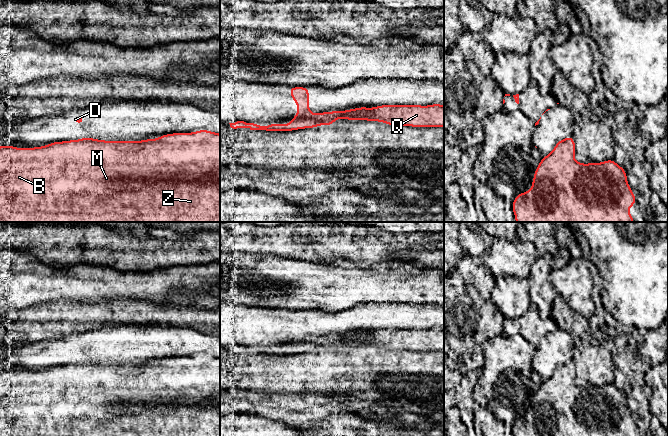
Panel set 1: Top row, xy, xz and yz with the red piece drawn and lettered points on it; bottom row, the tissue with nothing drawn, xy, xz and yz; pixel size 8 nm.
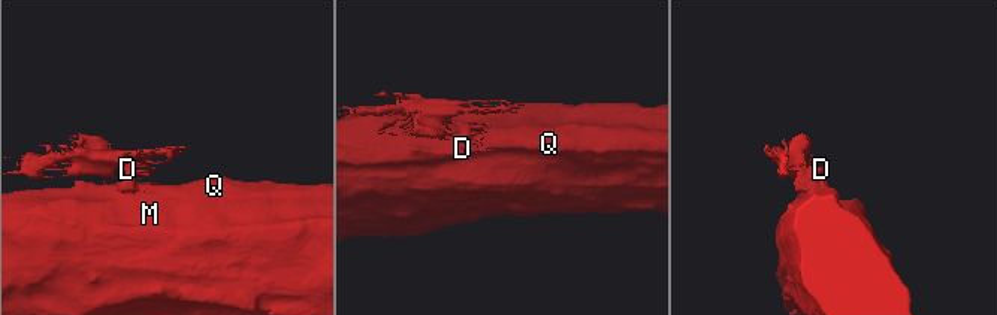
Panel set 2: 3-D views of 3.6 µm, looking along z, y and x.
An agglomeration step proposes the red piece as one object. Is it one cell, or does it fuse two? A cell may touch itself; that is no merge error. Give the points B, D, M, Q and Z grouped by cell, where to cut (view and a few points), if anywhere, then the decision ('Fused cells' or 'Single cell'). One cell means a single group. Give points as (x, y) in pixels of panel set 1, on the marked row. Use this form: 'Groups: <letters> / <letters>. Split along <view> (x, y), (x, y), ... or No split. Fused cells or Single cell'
Groups: B M Q Z / D. Split along xz (290, 123), (301, 121), (305, 127). Fused cells

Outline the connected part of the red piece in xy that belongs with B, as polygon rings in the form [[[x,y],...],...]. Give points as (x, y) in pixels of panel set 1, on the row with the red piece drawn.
[[[200,129],[190,133],[171,133],[156,139],[140,141],[106,141],[106,140],[68,140],[52,142],[42,147],[17,148],[10,145],[0,146],[0,222],[220,222],[220,134]]]

